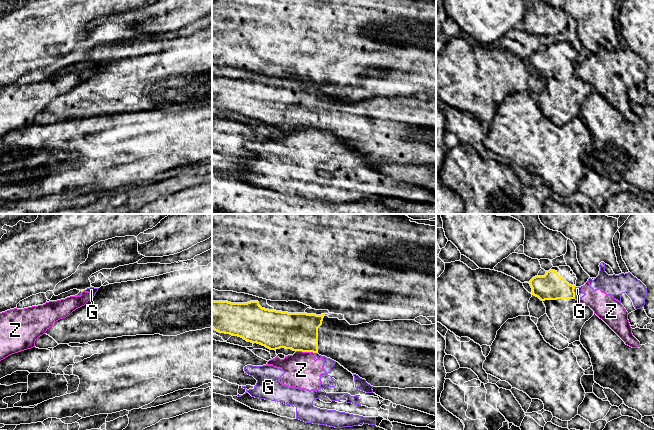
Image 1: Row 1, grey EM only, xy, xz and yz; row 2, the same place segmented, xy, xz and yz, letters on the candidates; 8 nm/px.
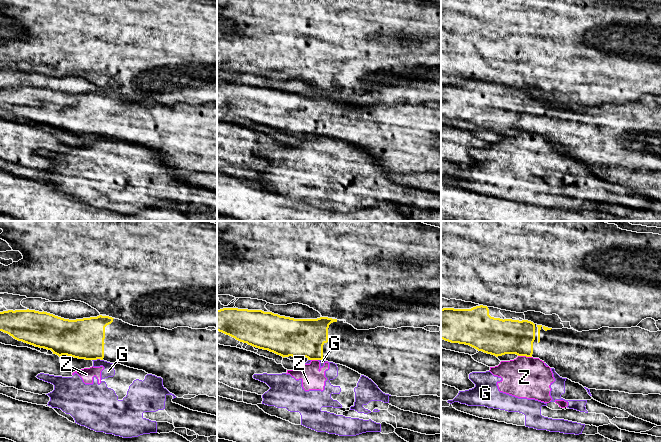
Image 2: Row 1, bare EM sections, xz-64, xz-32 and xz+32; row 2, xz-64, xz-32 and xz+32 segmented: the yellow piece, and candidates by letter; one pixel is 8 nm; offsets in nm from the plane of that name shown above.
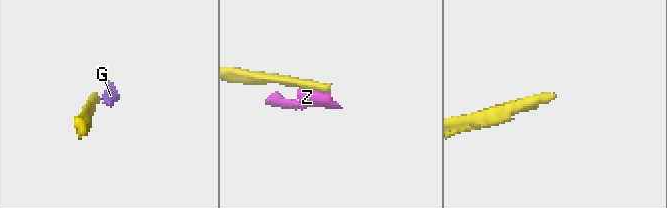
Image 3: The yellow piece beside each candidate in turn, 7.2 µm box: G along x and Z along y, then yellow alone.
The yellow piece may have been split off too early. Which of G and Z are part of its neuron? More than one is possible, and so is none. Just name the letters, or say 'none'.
none

